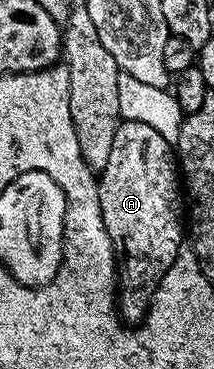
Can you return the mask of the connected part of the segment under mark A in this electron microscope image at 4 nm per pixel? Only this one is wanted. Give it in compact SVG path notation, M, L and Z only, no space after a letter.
M123 120L116 129L107 164L99 172L98 198L105 233L113 243L114 259L118 261L115 270L117 312L124 323L135 326L144 321L163 276L173 269L173 264L183 250L181 242L185 229L185 202L179 164L172 145L151 126L139 121Z

